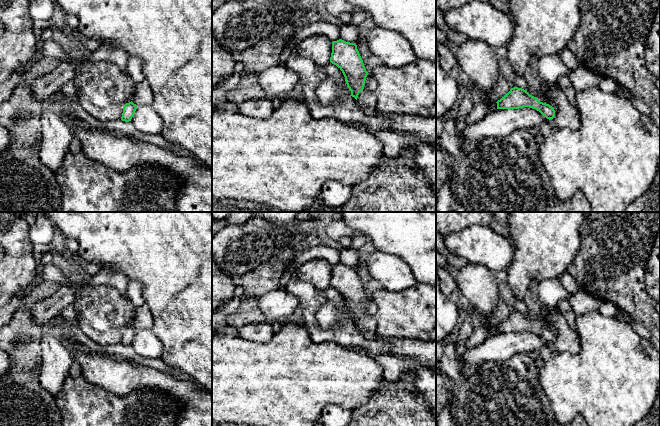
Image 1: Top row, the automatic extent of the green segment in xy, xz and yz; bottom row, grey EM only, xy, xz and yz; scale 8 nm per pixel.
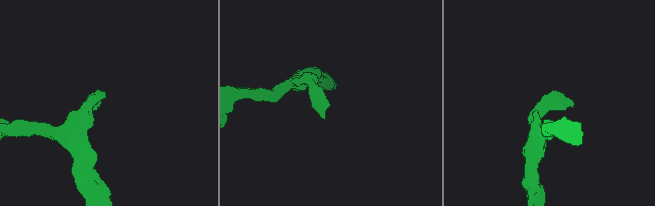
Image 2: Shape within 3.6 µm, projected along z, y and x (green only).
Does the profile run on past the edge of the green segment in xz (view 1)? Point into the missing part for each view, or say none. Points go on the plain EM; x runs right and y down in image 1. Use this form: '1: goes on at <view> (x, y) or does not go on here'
1: goes on at xz (367, 325)

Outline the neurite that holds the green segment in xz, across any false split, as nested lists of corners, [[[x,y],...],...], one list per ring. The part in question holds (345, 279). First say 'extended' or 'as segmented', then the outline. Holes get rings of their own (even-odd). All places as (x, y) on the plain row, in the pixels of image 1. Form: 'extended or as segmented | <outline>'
extended | [[[342,263],[332,266],[330,286],[343,297],[347,311],[352,321],[357,324],[360,333],[367,339],[377,338],[377,321],[375,317],[364,313],[365,304],[369,298],[355,267]]]

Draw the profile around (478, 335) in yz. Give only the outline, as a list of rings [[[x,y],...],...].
[[[484,324],[474,328],[465,342],[466,348],[473,348],[481,344],[488,337],[489,327]]]

